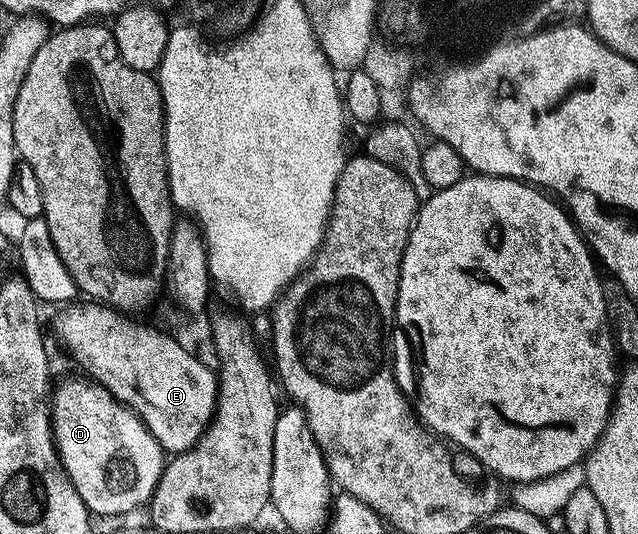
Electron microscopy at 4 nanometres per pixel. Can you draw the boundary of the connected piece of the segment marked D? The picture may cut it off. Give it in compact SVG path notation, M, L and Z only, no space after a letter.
M91 378L64 380L55 385L50 396L50 432L54 437L57 455L68 481L78 490L89 513L100 516L120 516L149 503L164 473L166 453L158 441L148 433L148 427L125 404L114 399L101 384Z

